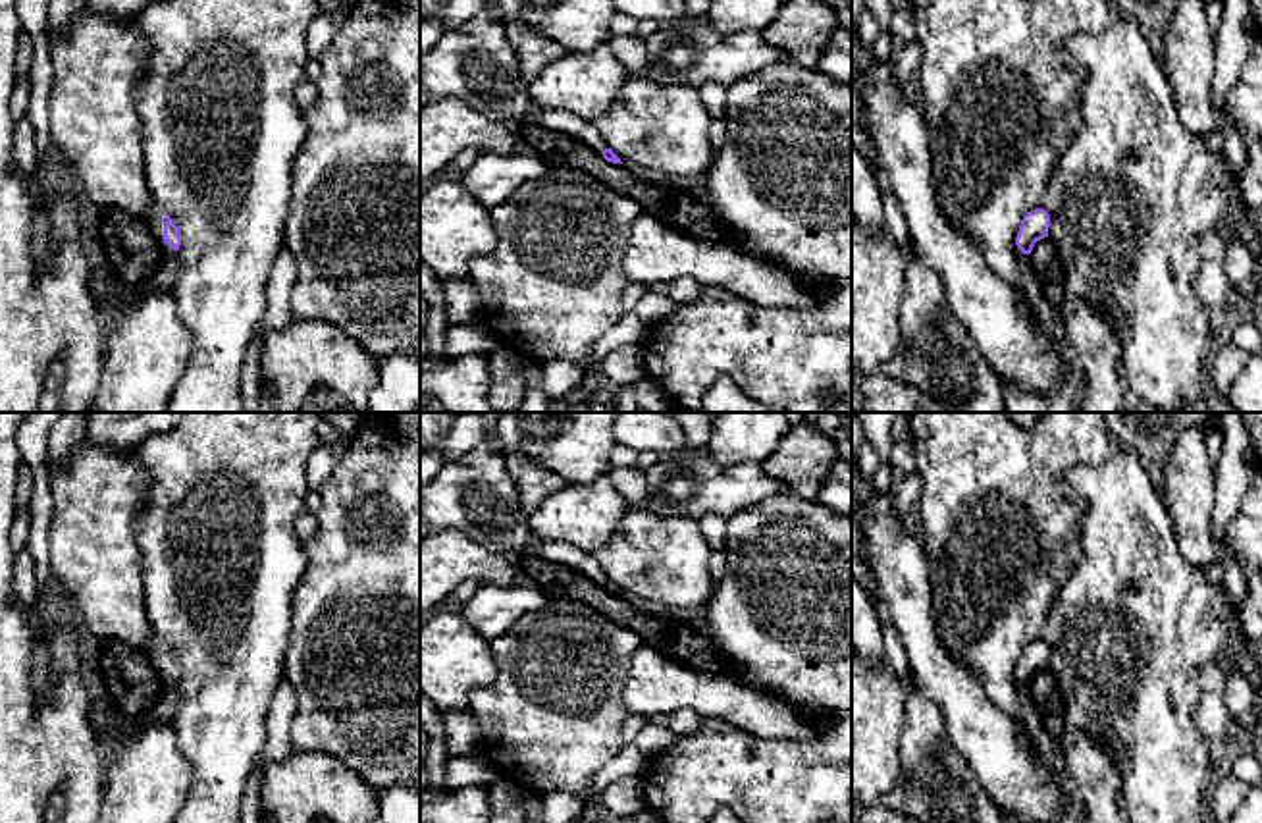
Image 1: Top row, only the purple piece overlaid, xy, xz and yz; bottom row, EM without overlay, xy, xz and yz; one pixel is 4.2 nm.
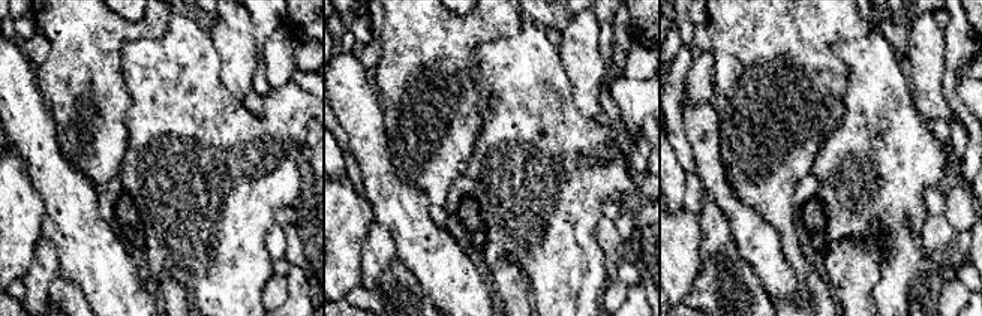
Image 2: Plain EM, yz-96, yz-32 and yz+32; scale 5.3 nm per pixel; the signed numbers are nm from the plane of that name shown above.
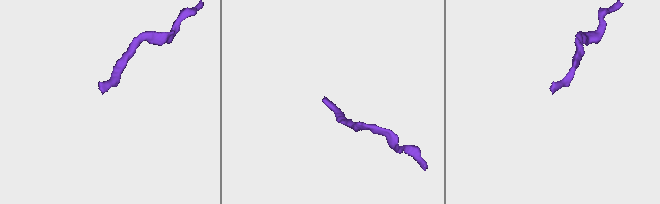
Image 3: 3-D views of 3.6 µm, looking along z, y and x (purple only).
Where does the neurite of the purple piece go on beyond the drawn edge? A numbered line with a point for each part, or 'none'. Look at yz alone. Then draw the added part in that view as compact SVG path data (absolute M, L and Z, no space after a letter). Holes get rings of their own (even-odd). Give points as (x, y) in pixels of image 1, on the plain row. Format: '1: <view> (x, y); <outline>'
1: yz (1049, 746); M1019 682L1017 707L1019 717L1027 729L1027 736L1035 744L1037 752L1044 757L1052 773L1067 783L1069 775L1065 767L1065 750L1062 748L1060 740L1046 730L1042 713L1033 702L1031 686L1023 686L1021 682Z

